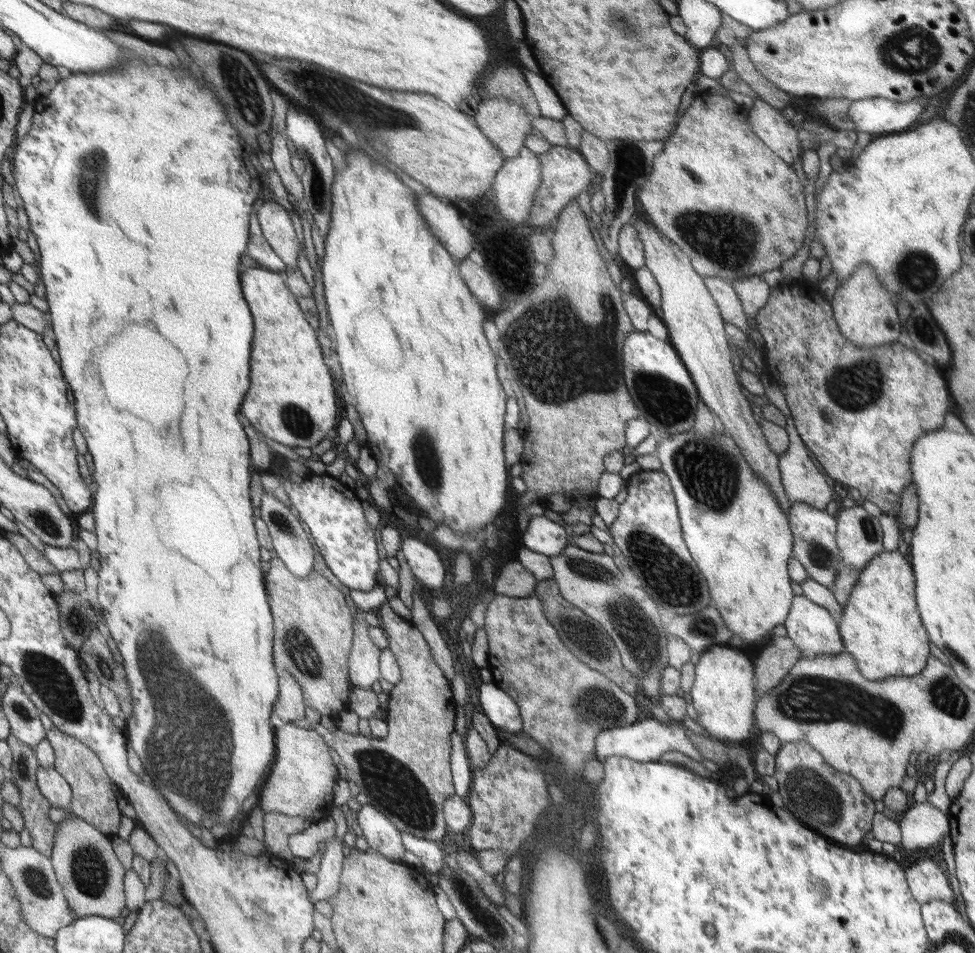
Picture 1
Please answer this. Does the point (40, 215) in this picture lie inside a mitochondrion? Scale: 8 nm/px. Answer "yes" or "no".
no

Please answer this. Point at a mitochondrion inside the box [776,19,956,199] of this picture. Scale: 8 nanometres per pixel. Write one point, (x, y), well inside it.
(897, 55)

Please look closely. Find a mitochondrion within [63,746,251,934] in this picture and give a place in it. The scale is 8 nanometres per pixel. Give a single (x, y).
(89, 871)

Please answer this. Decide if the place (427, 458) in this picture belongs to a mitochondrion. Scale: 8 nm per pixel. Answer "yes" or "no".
yes

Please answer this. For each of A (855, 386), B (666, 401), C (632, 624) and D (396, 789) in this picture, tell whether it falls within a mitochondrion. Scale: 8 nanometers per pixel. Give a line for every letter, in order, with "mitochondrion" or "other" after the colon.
A: mitochondrion
B: mitochondrion
C: mitochondrion
D: mitochondrion

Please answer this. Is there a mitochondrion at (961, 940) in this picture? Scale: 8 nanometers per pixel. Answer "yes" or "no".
no

